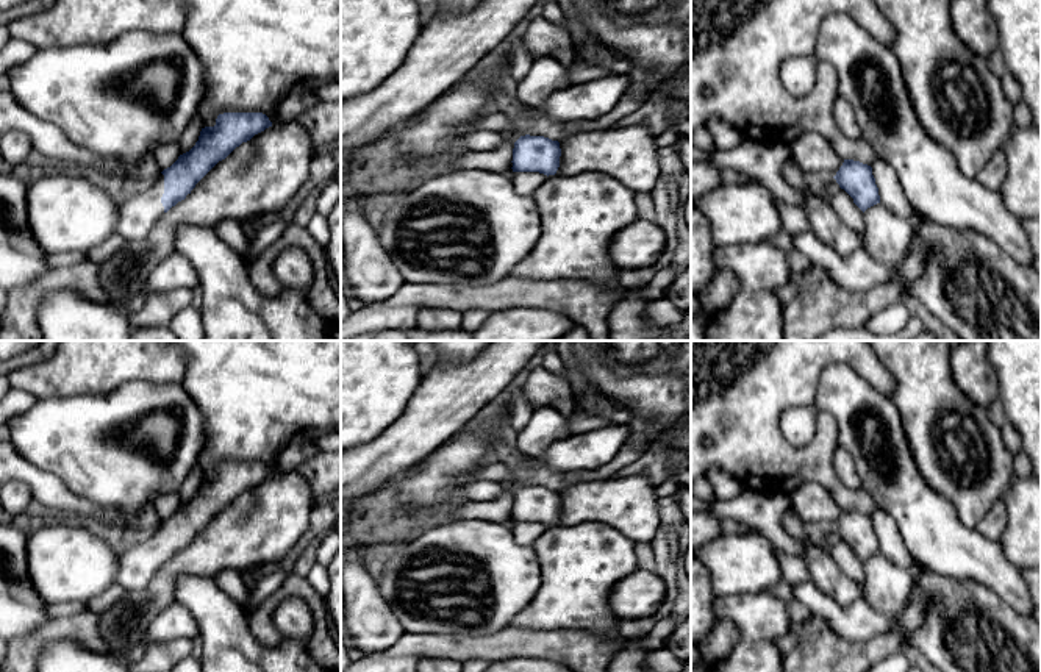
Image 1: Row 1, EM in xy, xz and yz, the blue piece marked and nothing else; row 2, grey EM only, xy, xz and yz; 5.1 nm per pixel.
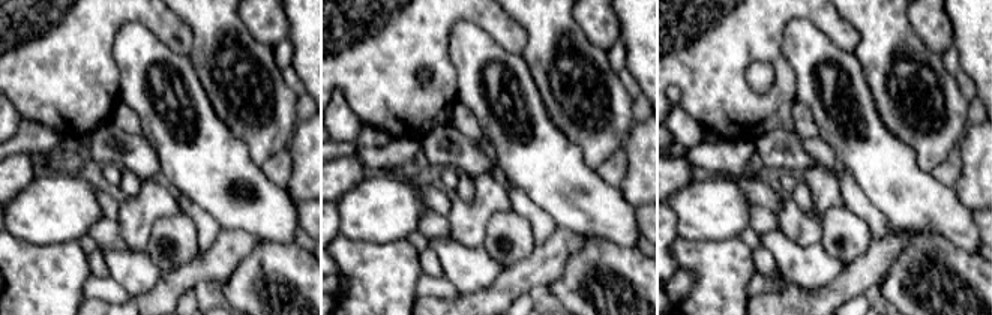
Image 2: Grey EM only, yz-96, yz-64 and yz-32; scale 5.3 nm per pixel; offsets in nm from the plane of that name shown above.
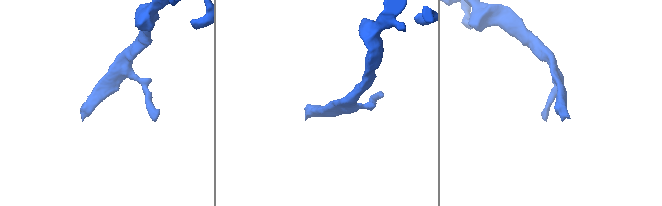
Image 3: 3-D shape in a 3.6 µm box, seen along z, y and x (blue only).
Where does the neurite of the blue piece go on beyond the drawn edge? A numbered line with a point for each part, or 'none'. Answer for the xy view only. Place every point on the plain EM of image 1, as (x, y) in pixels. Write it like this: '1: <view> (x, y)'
1: xy (138, 566)

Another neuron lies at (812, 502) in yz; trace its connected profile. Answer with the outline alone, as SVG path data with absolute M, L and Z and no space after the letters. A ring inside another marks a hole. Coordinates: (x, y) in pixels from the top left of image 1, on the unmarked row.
M803 483L789 497L794 513L803 522L835 527L844 513L835 497L819 483Z

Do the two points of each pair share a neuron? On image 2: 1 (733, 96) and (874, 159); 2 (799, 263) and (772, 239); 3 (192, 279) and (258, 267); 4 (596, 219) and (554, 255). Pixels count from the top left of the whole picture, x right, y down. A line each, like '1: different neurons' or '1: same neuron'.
1: different neurons
2: same neuron
3: different neurons
4: different neurons

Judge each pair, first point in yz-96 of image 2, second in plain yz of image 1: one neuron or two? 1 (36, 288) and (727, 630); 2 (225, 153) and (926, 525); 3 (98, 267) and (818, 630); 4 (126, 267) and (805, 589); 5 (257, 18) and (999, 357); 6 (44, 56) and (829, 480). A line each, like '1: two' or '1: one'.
1: two
2: one
3: two
4: one
5: two
6: one

